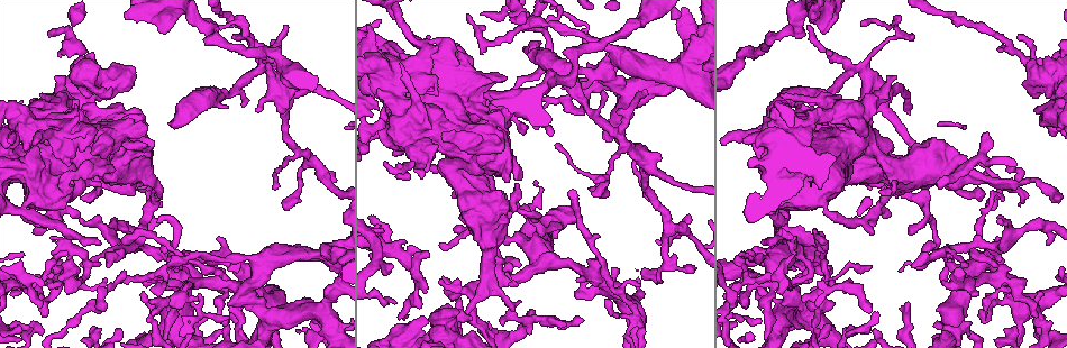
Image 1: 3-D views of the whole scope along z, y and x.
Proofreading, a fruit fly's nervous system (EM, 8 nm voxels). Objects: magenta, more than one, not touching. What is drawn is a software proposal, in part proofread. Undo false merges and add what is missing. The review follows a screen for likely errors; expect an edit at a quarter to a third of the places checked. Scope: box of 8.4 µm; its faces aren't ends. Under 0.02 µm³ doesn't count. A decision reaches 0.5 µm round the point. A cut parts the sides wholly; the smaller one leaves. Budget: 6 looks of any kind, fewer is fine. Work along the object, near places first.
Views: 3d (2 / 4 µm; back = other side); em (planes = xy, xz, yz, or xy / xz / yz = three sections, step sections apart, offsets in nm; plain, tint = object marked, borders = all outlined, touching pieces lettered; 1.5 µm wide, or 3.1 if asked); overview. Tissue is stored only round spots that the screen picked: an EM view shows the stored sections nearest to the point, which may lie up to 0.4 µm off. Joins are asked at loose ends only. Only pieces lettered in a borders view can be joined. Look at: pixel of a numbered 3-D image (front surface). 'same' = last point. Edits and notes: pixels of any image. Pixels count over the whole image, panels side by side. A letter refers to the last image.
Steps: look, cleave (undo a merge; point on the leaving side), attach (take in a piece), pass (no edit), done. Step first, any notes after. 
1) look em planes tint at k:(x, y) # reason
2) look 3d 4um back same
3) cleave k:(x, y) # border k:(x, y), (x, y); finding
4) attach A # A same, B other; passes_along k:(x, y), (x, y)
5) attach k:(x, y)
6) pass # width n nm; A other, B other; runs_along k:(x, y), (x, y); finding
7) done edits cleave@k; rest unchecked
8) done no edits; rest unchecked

look em yz step 4 tint at 1:(58, 267) # tapers out

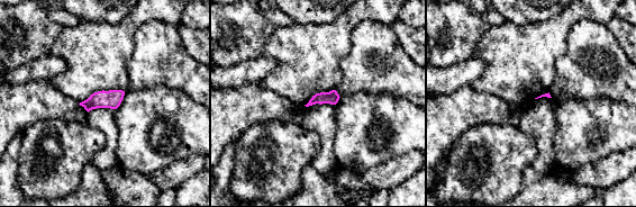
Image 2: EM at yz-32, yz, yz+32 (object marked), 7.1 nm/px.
look em planes borders same

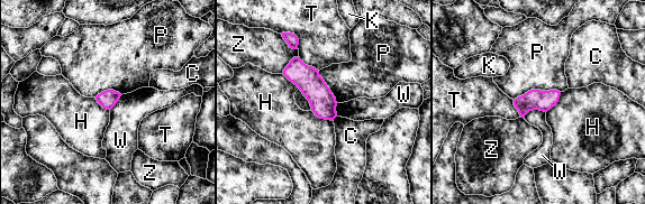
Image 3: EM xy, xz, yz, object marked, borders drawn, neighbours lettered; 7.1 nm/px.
pass # C other, H other, K other, P other, T other, W other, Z other; runs_along 3:(296, 59), (330, 117); no lettered piece goes on from it

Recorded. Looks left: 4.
look 3d 2um at 1:(71, 276) # sharp bend

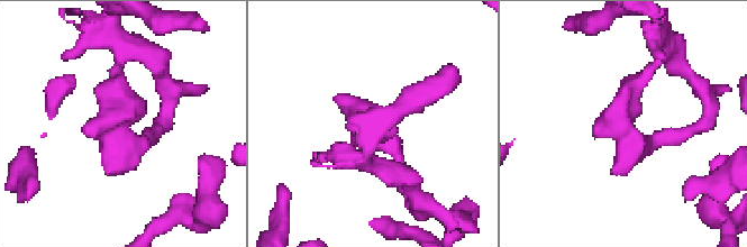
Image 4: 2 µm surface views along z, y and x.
look em xz step 8 tint at 4:(622, 121)

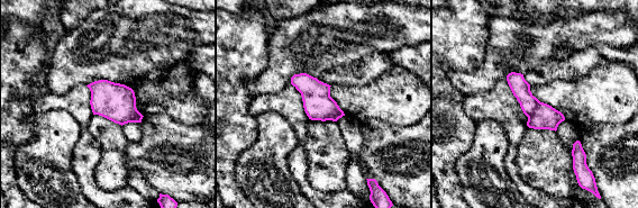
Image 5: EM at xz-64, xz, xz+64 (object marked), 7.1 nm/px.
look em xz step 8 borders same # what lies round it

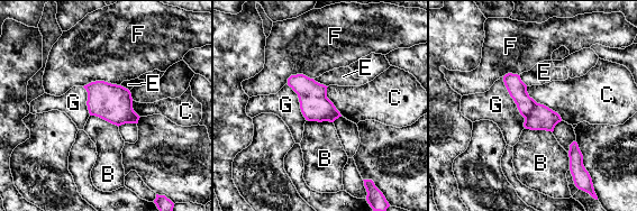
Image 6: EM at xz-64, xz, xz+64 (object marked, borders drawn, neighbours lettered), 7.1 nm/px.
pass # width 190 nm; B other, C other, E other, F other, G other; border 6:(90, 115), (98, 116), (118, 127); one cell here

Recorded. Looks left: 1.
look em 3.1um planes borders at 1:(275, 64) # a fork

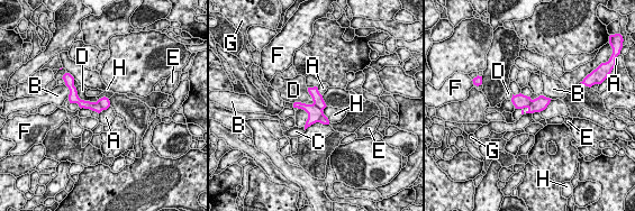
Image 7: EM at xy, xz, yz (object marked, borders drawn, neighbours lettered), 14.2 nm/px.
cleave 7:(96, 107) # A other, B other, C other, D other, E other, F other, G other, H other; part_leaving 7:(72, 91), (81, 103), (98, 109); two cells meet here

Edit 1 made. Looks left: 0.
done edits cleave@7; rest unchecked

